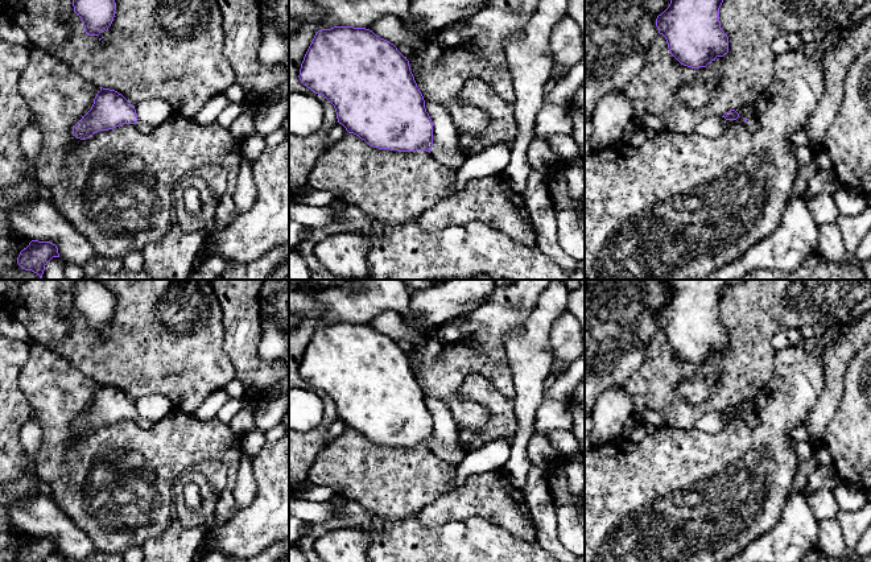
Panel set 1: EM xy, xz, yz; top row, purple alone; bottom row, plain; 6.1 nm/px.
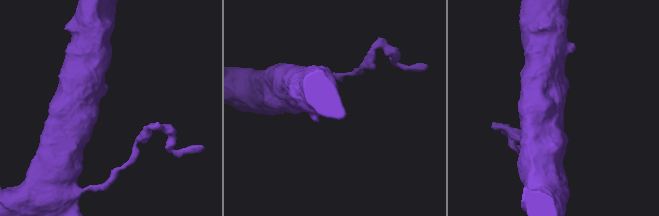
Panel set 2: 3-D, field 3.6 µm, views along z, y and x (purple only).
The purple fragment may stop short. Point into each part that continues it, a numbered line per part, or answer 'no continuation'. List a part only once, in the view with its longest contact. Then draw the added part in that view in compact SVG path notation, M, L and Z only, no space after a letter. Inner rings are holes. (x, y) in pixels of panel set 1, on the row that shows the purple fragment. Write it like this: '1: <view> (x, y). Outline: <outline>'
1: xz (451, 160). Outline: M437 145L432 146L430 156L443 166L455 170L459 169L466 160L466 156L463 153L446 152L439 149Z

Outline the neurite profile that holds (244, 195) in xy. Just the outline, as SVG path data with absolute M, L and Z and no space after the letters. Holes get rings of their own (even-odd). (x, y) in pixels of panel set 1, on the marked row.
M242 160L238 182L234 191L234 202L239 214L247 212L257 197L252 173L252 164Z

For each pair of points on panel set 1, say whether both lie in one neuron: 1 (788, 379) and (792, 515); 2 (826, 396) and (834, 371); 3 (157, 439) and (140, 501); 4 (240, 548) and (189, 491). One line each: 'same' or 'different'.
1: different
2: same
3: same
4: different

